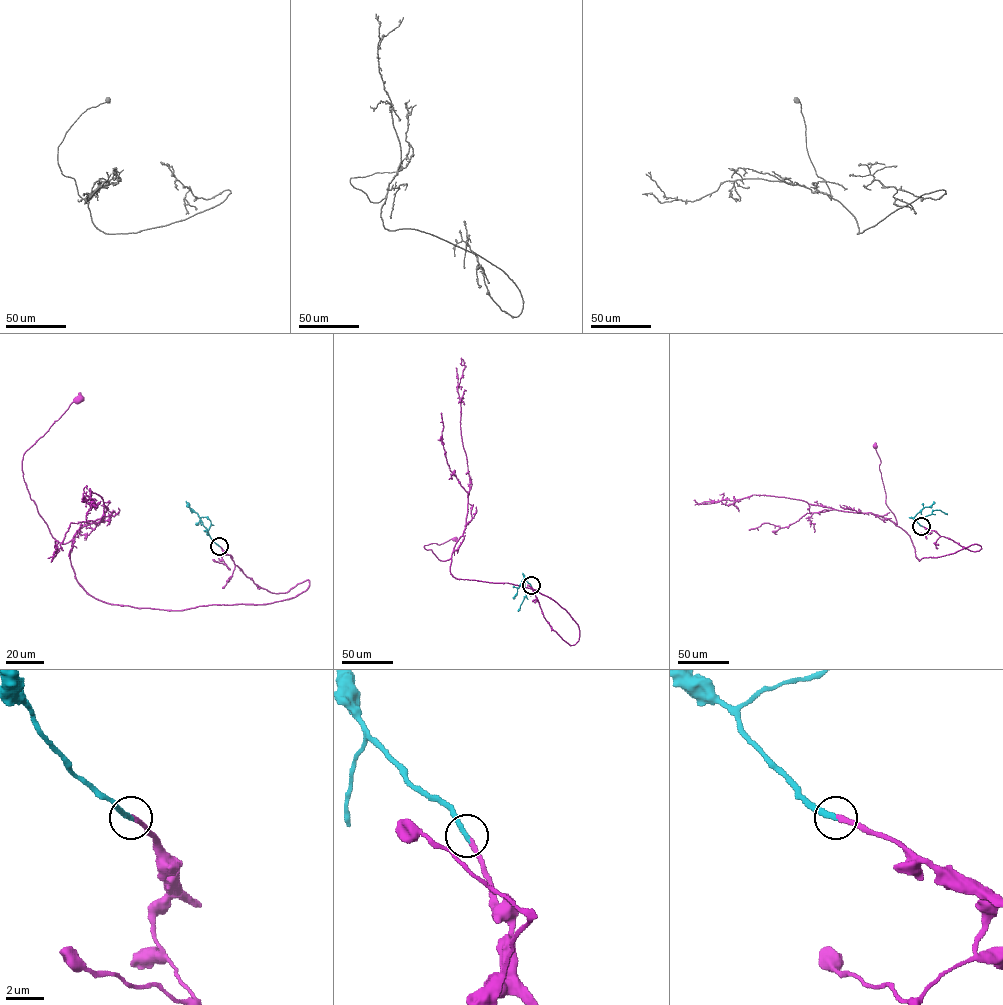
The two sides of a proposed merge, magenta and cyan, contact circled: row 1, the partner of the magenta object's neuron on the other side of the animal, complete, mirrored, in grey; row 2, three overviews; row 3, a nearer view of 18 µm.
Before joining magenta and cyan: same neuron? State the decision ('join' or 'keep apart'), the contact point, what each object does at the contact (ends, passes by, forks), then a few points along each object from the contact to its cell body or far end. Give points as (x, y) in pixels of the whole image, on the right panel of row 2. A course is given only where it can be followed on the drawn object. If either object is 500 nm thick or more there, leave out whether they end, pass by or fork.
join; place (921, 526); magenta ends; cyan ends; course magenta (921, 526), (969, 550), (981, 548), (971, 544), (919, 560), (910, 536), (894, 523), (886, 503), (875, 446); course cyan (921, 526), (916, 520), (934, 510), (947, 514)

